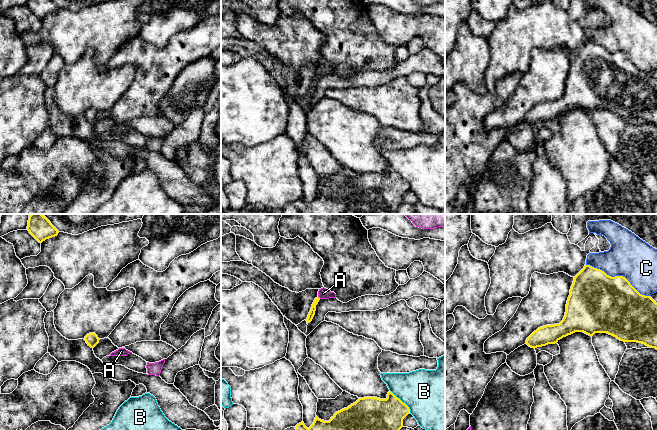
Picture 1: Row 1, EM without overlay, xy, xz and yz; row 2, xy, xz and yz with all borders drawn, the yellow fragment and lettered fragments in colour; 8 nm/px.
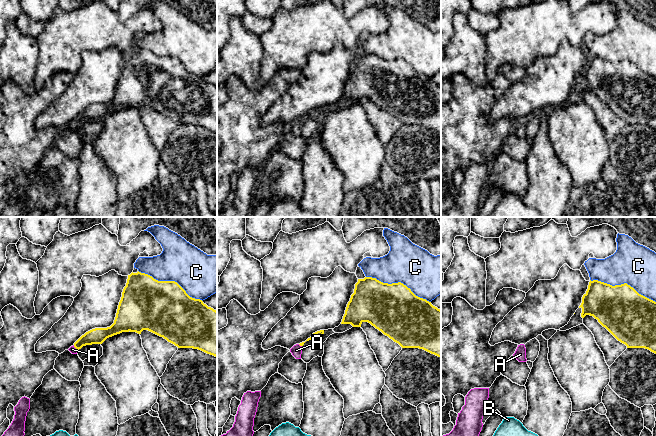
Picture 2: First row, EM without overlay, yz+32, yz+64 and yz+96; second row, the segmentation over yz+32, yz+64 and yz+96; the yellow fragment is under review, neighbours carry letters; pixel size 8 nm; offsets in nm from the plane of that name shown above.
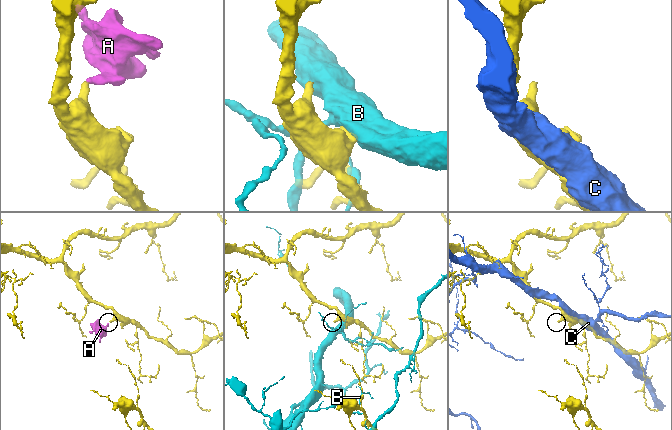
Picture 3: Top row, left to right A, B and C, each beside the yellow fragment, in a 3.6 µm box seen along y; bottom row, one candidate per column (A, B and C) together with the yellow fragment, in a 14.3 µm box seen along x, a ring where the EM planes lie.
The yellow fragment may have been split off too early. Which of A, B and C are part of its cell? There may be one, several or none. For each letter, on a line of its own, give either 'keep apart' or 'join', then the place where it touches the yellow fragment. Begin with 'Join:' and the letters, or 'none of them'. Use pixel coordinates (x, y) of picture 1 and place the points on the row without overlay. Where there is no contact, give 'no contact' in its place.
Join: A
A: join; no contact
B: keep apart; contact xz (401, 177)
C: keep apart; contact yz (617, 52)

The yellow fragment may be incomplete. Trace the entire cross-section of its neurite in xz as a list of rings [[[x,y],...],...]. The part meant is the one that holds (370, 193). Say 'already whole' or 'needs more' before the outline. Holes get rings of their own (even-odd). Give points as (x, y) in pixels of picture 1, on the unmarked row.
already whole; [[[389,167],[386,175],[359,174],[329,197],[316,192],[309,204],[302,197],[295,205],[302,214],[396,214],[408,190],[409,183]]]

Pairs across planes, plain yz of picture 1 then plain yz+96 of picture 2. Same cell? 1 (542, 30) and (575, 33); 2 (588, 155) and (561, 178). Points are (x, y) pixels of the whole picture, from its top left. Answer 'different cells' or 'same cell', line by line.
1: same cell
2: different cells

